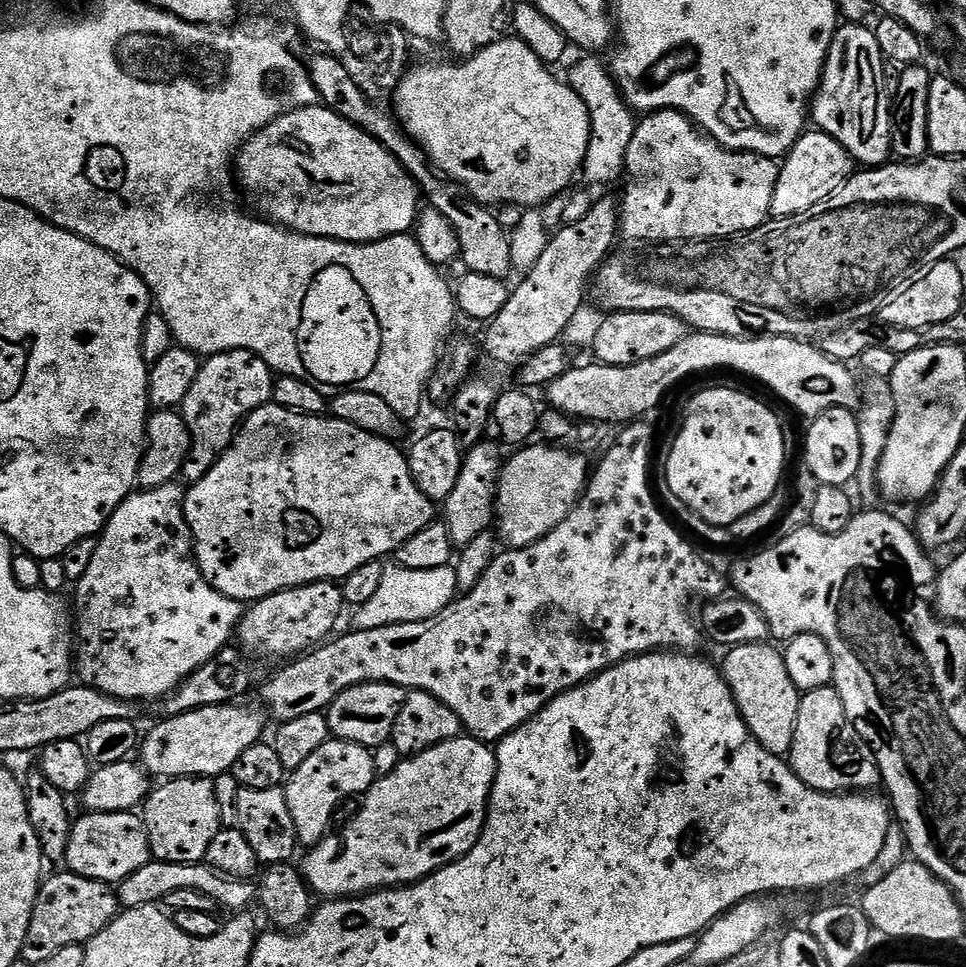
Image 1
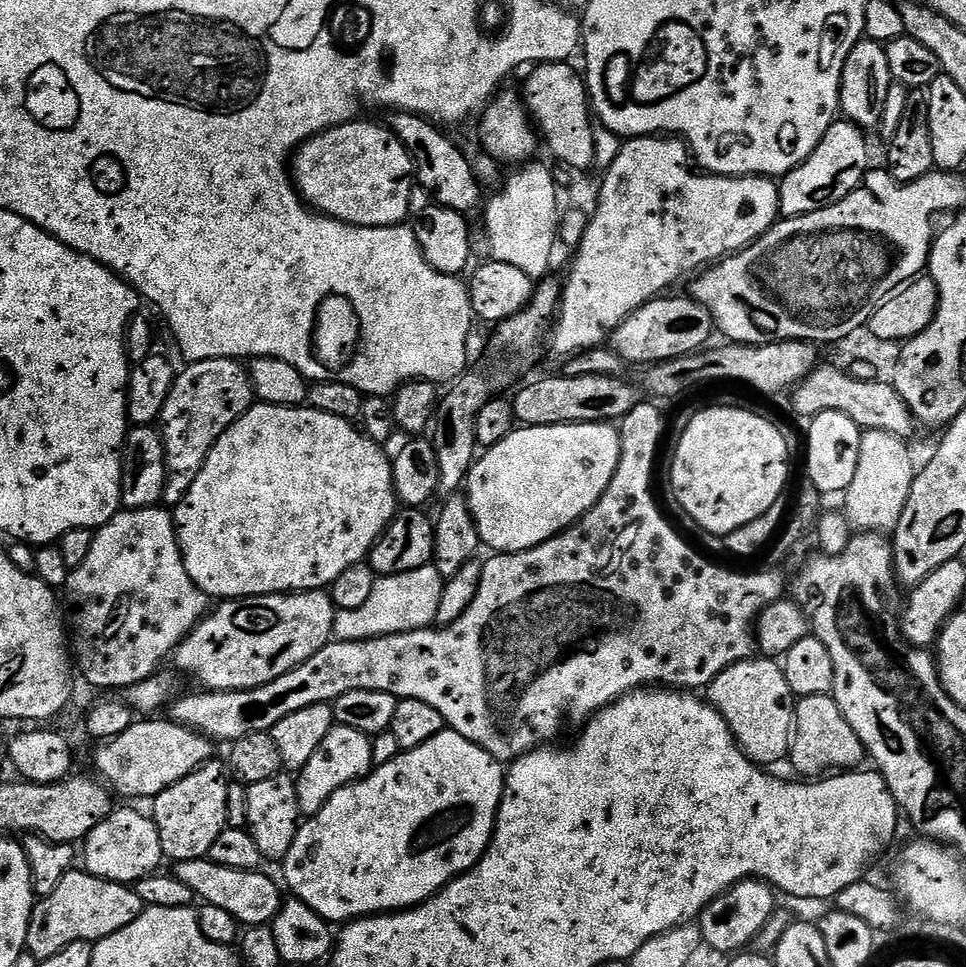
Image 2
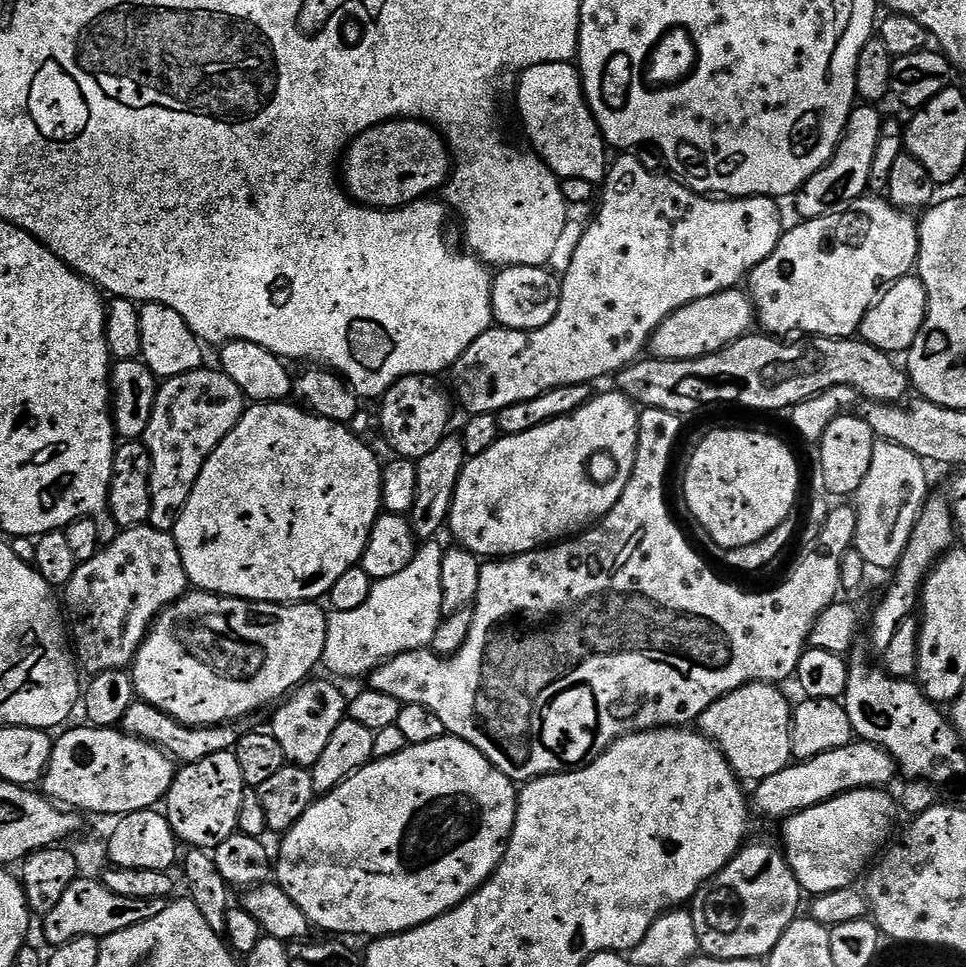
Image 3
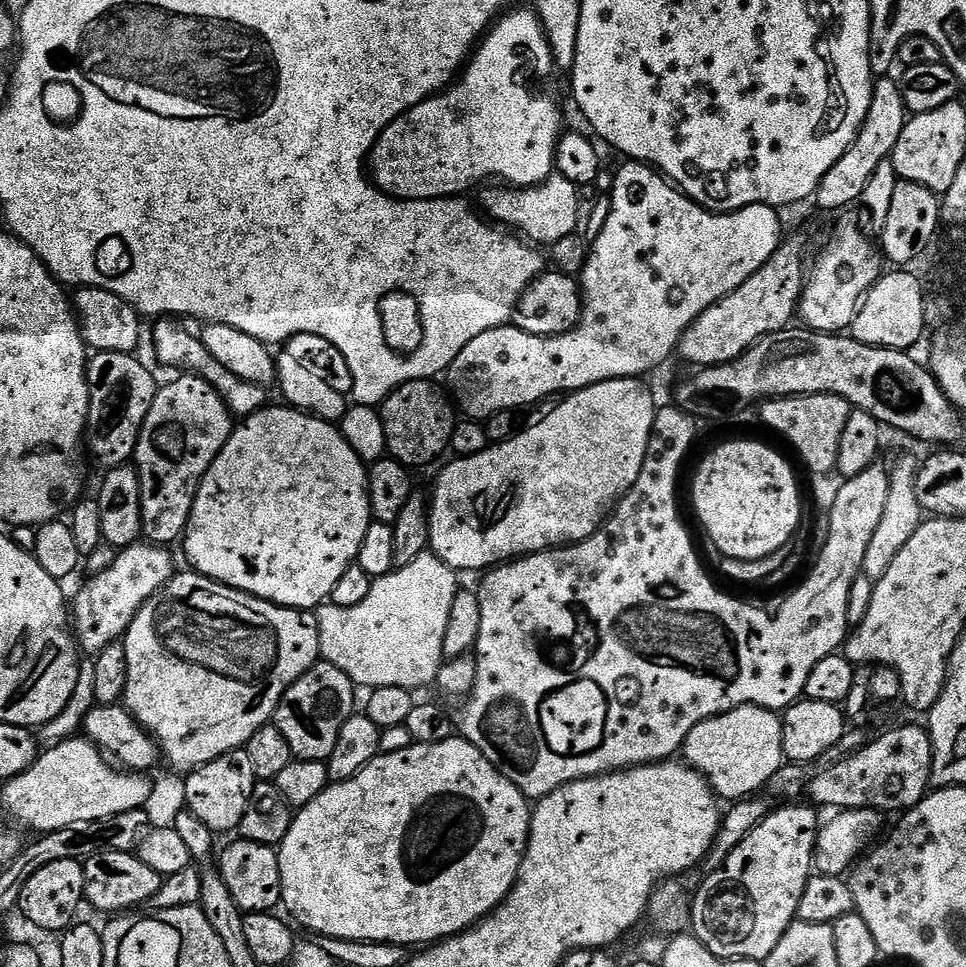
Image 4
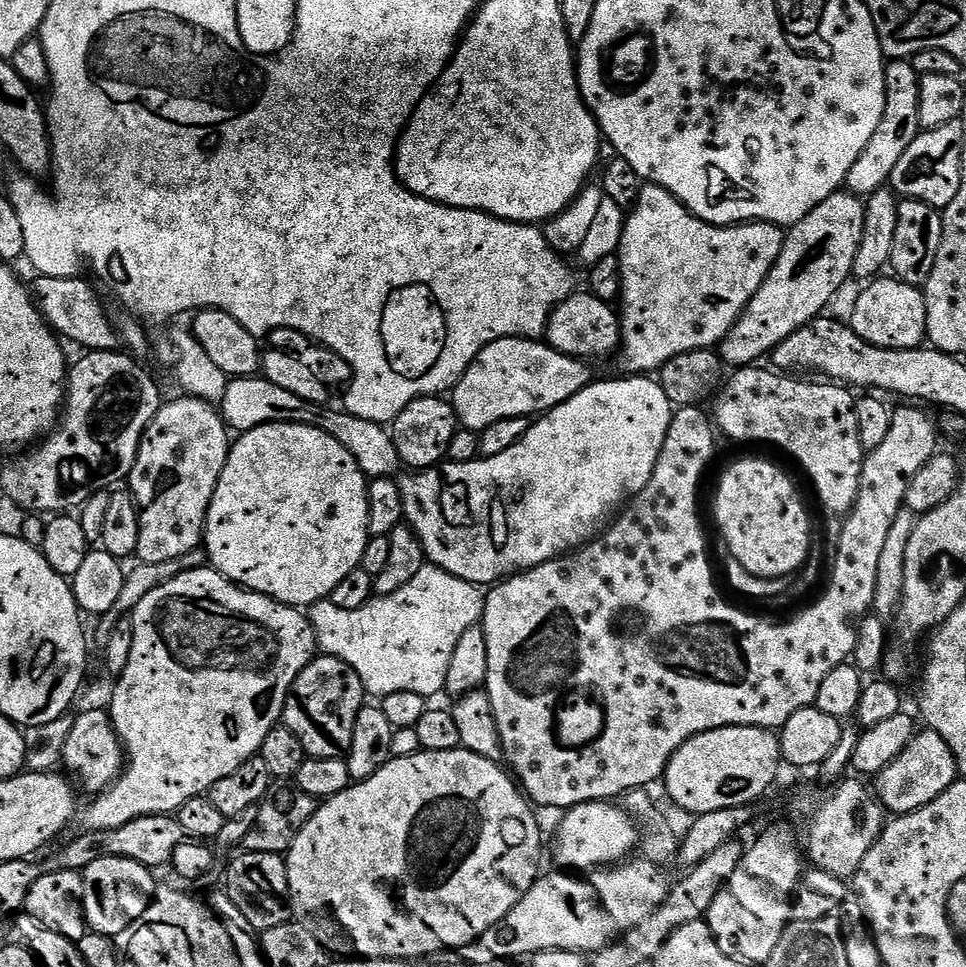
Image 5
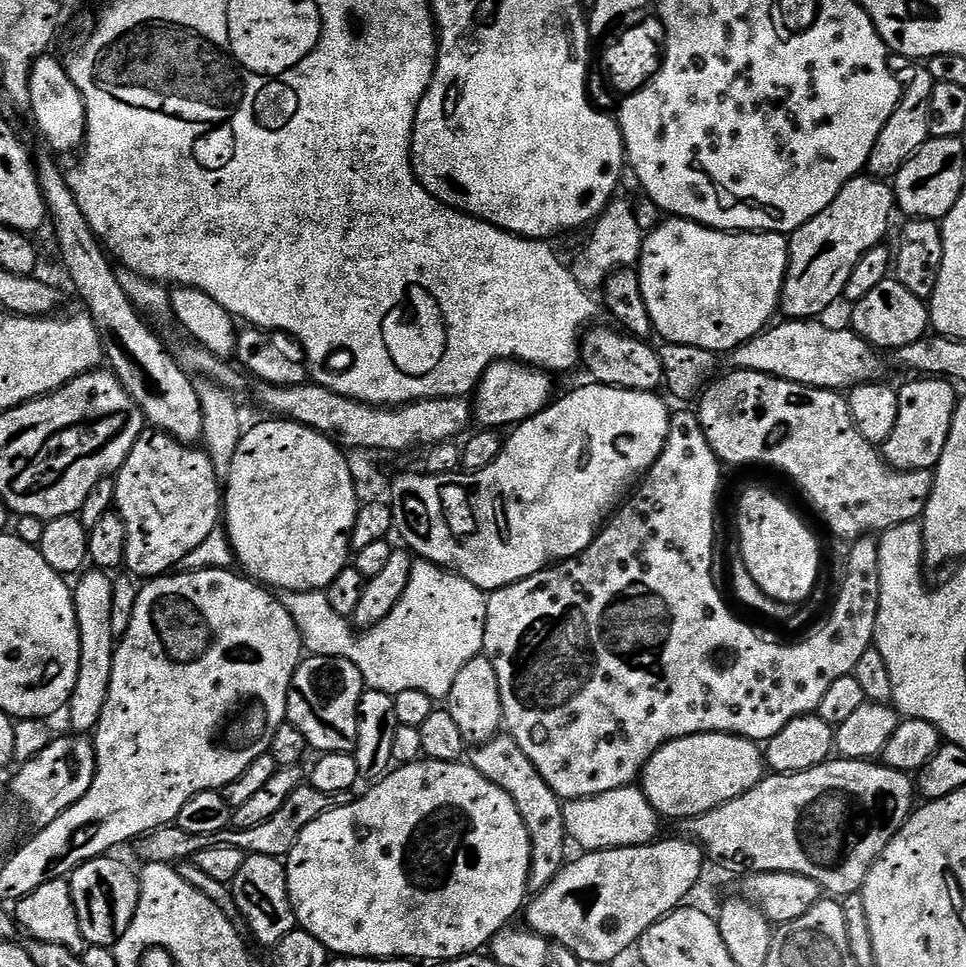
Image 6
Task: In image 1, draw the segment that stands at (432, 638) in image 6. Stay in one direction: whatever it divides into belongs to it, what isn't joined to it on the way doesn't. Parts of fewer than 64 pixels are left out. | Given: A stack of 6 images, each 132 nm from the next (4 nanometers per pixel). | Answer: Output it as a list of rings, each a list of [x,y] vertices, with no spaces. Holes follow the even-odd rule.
[[[399,566],[385,567],[382,582],[370,602],[359,605],[352,616],[351,627],[356,630],[374,630],[387,624],[409,624],[429,620],[457,599],[455,567],[438,570],[406,570]]]

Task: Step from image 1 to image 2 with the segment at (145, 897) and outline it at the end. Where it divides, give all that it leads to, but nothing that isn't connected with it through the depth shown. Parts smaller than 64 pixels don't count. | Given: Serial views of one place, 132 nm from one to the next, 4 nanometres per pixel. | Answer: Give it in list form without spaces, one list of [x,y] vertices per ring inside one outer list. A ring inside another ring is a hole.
[[[182,860],[175,865],[174,875],[190,890],[196,892],[197,897],[204,904],[213,904],[222,910],[230,910],[234,919],[248,928],[256,928],[260,925],[271,925],[272,920],[278,914],[282,903],[280,896],[281,885],[271,880],[264,870],[247,872],[246,870],[230,870],[230,866],[218,866],[213,860]]]

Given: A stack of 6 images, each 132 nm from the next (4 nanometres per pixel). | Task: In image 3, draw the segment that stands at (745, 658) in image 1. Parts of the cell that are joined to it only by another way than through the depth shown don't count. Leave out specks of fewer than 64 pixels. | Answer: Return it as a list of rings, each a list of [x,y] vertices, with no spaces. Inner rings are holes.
[[[747,684],[733,692],[727,692],[701,714],[699,731],[719,746],[730,762],[733,772],[741,781],[759,782],[778,774],[793,763],[792,714],[793,705],[775,684]]]

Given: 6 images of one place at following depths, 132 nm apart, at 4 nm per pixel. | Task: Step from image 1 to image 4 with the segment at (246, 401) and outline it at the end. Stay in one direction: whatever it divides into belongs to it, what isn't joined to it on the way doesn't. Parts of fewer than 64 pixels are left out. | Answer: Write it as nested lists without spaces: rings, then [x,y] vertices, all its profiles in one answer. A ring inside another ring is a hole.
[[[180,374],[177,377],[177,380],[170,381],[165,388],[163,385],[157,391],[140,431],[134,457],[134,467],[140,474],[140,497],[144,519],[142,536],[147,543],[161,546],[172,546],[175,540],[177,543],[183,537],[202,478],[206,470],[210,470],[222,446],[226,446],[234,427],[232,413],[229,412],[226,402],[222,402],[218,390],[210,386],[210,382],[195,374]]]

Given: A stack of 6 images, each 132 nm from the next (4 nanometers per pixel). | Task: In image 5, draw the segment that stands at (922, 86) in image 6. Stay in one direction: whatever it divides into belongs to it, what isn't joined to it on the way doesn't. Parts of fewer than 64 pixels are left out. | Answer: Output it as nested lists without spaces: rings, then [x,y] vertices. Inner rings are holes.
[[[907,59],[891,61],[884,69],[884,113],[880,125],[862,150],[860,157],[850,166],[846,179],[847,191],[854,196],[867,198],[873,192],[885,187],[892,179],[898,158],[910,146],[910,142],[920,135],[922,129],[918,118],[918,86],[920,76],[913,70]]]

